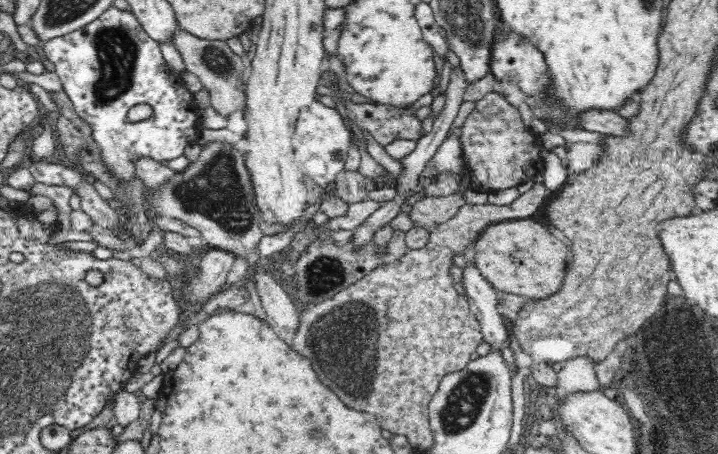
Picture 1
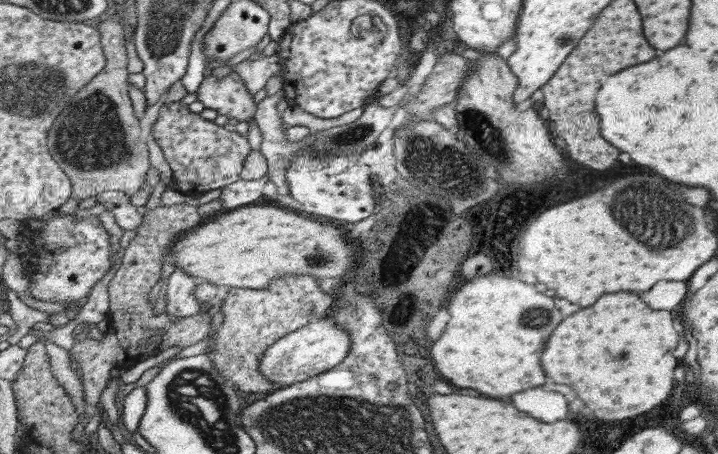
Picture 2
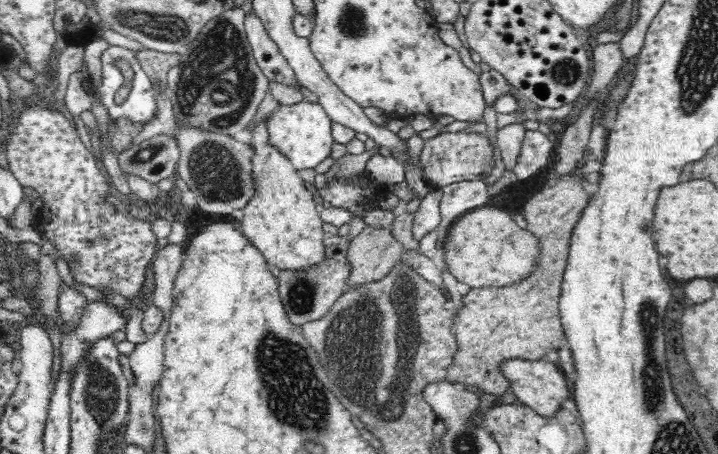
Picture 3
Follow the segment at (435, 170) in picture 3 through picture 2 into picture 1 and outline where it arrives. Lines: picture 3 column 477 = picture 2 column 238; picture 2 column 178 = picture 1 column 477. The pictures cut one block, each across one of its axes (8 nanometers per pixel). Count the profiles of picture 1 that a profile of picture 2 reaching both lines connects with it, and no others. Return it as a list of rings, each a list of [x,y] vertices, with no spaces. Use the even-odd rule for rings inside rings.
[[[500,92],[486,94],[474,104],[474,110],[466,116],[462,130],[462,150],[468,162],[468,170],[474,172],[474,188],[482,192],[498,192],[506,188],[518,188],[536,174],[546,170],[542,158],[542,134],[534,134],[520,118],[520,110]]]

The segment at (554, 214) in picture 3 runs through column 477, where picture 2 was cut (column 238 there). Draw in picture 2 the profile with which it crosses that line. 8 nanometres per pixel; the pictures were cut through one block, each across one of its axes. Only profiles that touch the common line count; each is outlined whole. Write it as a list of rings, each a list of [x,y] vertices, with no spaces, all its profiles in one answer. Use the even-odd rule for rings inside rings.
[[[279,278],[269,290],[239,290],[231,288],[231,294],[223,300],[225,320],[219,332],[217,350],[211,352],[215,356],[217,368],[237,384],[241,392],[247,394],[271,394],[277,392],[279,384],[267,380],[263,372],[263,362],[267,350],[275,346],[279,340],[287,338],[295,330],[303,330],[311,322],[321,320],[329,312],[335,310],[333,294],[321,290],[315,278]]]

